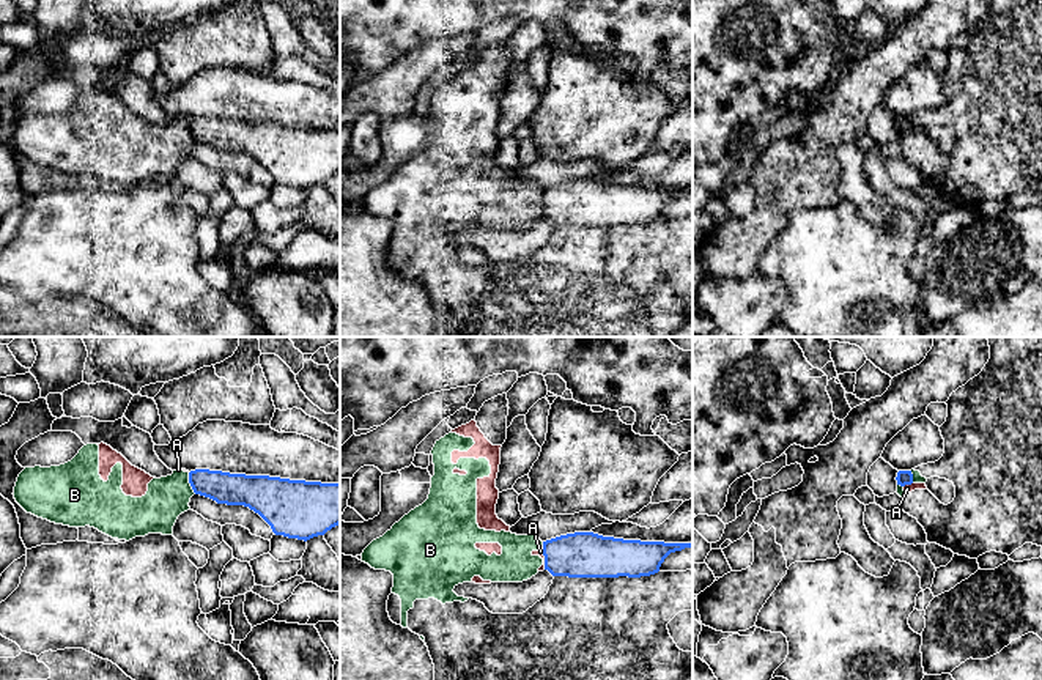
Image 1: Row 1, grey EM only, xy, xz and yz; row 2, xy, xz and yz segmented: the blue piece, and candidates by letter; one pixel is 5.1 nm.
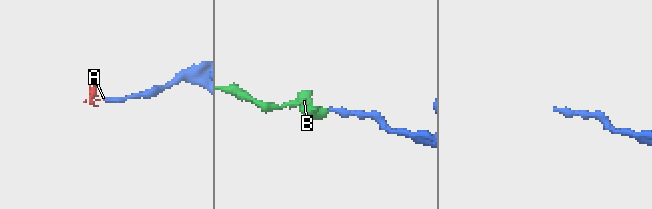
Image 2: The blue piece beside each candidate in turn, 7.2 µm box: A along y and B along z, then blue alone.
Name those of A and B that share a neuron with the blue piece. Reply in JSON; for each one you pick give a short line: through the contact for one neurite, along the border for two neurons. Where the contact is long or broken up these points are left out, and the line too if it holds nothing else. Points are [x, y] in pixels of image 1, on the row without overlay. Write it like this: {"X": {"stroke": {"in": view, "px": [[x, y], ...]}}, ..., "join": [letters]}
{"join": []}

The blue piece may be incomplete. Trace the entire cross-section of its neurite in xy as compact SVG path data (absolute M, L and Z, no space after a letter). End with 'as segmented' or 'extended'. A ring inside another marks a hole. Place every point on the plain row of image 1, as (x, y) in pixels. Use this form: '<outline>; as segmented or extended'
M209 116L190 118L189 131L195 142L209 145L217 151L249 154L271 173L275 183L307 189L313 184L324 183L340 172L340 131L230 121Z; as segmented

